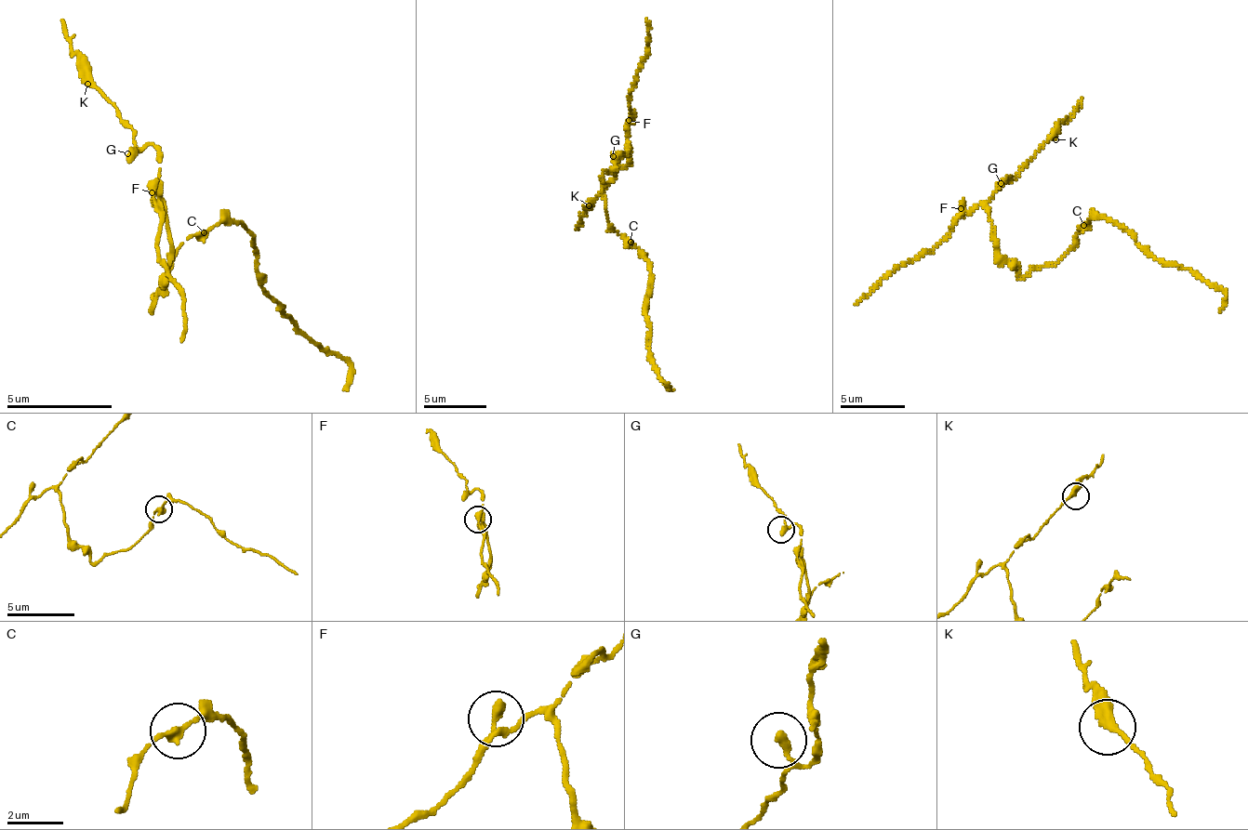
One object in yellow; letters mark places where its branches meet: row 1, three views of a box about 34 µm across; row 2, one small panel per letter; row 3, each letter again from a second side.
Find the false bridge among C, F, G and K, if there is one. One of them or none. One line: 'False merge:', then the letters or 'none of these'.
False merge: none of these

